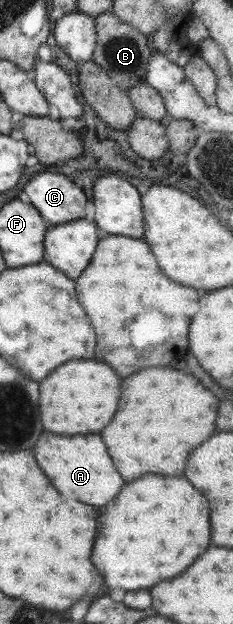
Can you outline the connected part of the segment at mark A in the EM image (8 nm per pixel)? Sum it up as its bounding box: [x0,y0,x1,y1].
[34,433,124,505]

